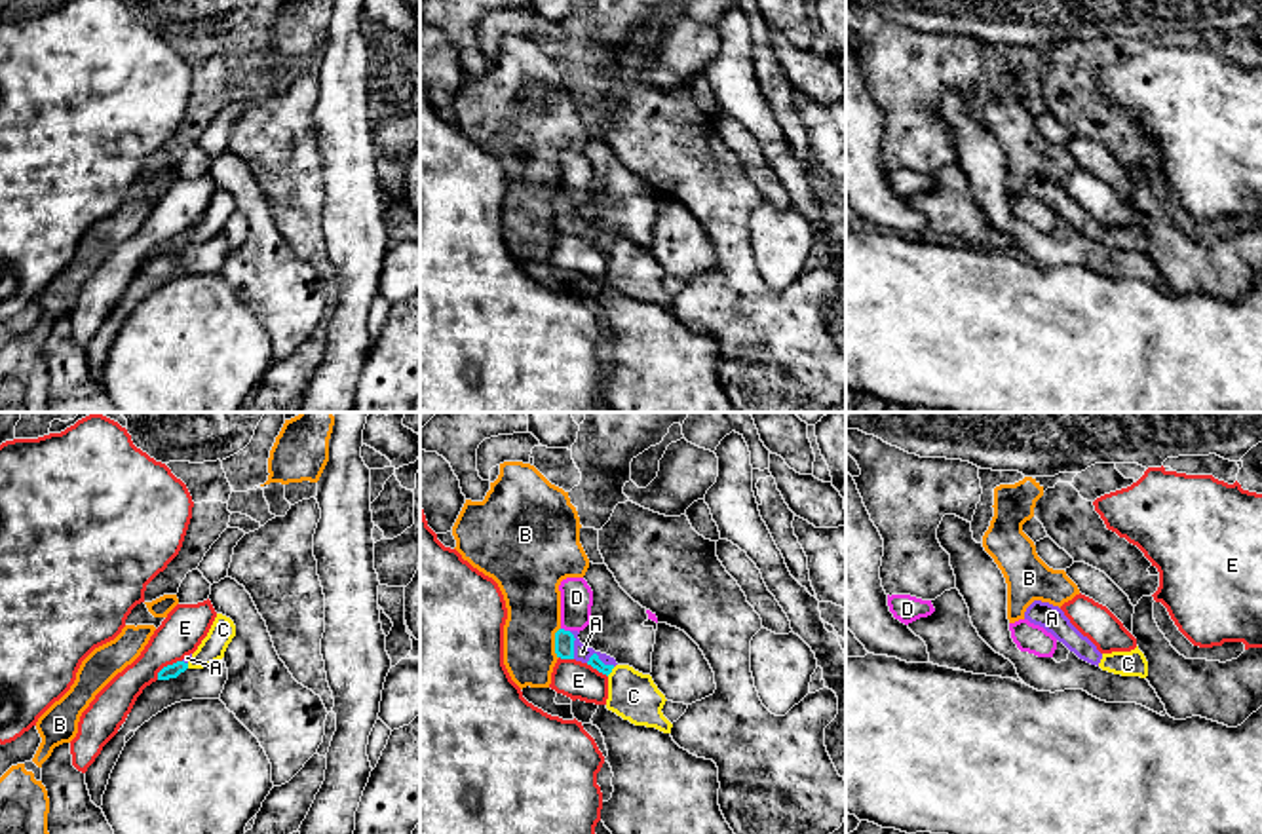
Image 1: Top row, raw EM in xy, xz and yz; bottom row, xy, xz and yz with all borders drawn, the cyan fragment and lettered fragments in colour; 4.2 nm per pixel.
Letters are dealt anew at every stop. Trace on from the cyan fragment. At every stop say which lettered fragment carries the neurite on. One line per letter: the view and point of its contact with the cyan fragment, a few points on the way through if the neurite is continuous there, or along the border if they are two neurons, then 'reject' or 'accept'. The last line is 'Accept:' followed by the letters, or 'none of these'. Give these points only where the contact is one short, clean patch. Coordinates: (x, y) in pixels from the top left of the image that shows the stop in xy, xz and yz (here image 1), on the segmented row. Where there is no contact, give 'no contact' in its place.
A: contact xz (599, 660); way xz (593, 660), (599, 660), (582, 652); accept
B: contact xz (555, 643); reject
C: contact xz (611, 671); border xz (614, 667), (607, 675); reject
D: contact xz (563, 629); reject
E: contact xy (168, 665); reject
Accept: A

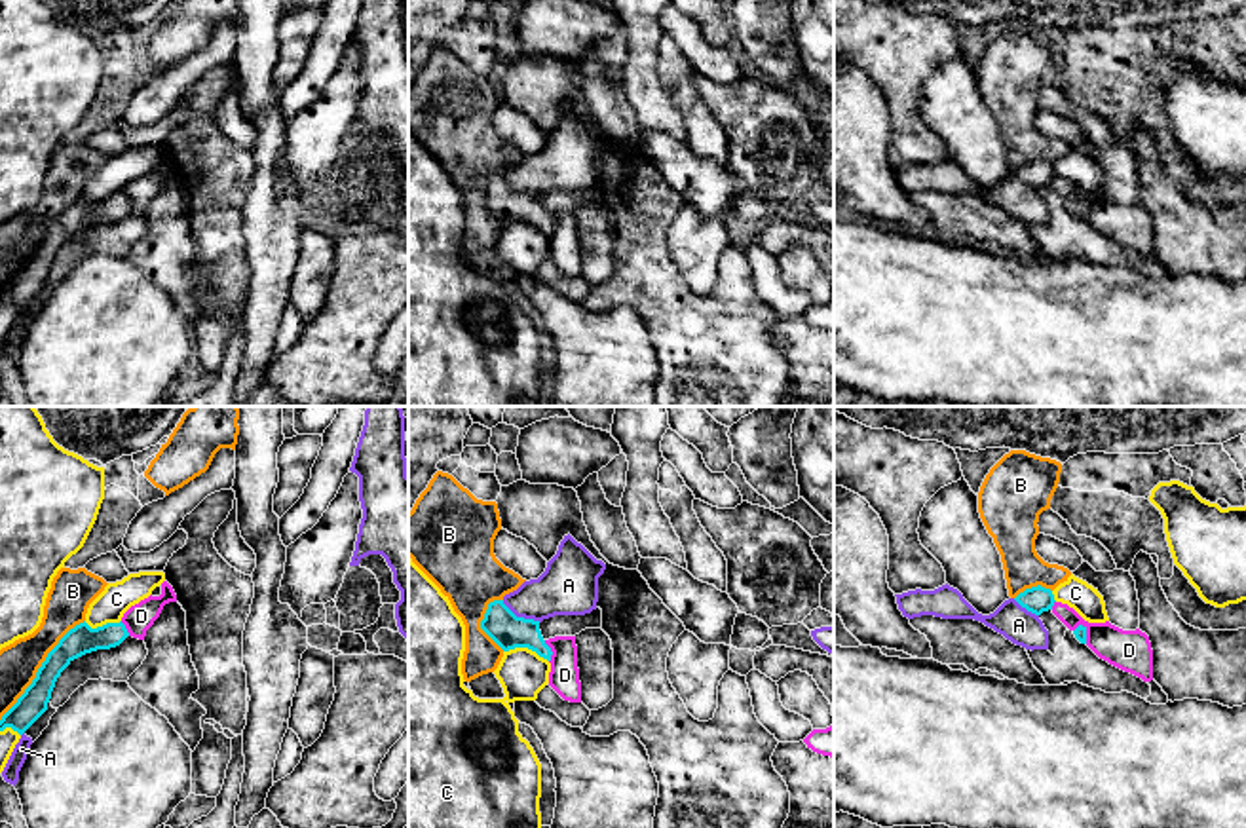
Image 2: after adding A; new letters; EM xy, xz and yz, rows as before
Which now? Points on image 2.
A: contact xz (521, 618); reject
B: contact xy (38, 669); reject
C: contact xz (527, 646); reject
D: contact xz (551, 652); border xz (544, 640), (551, 652), (549, 661); reject
Accept: none of these

